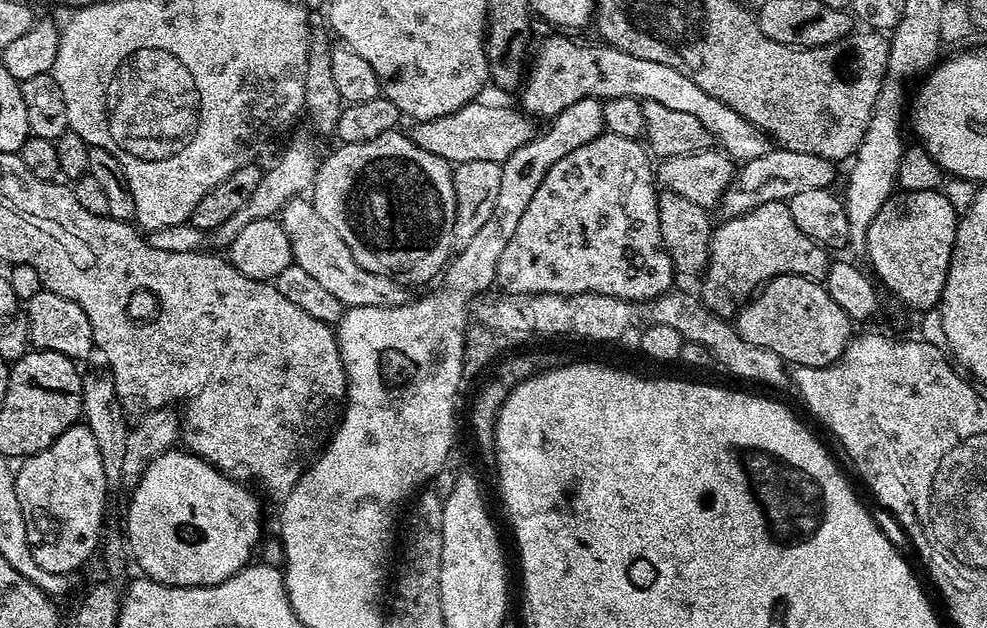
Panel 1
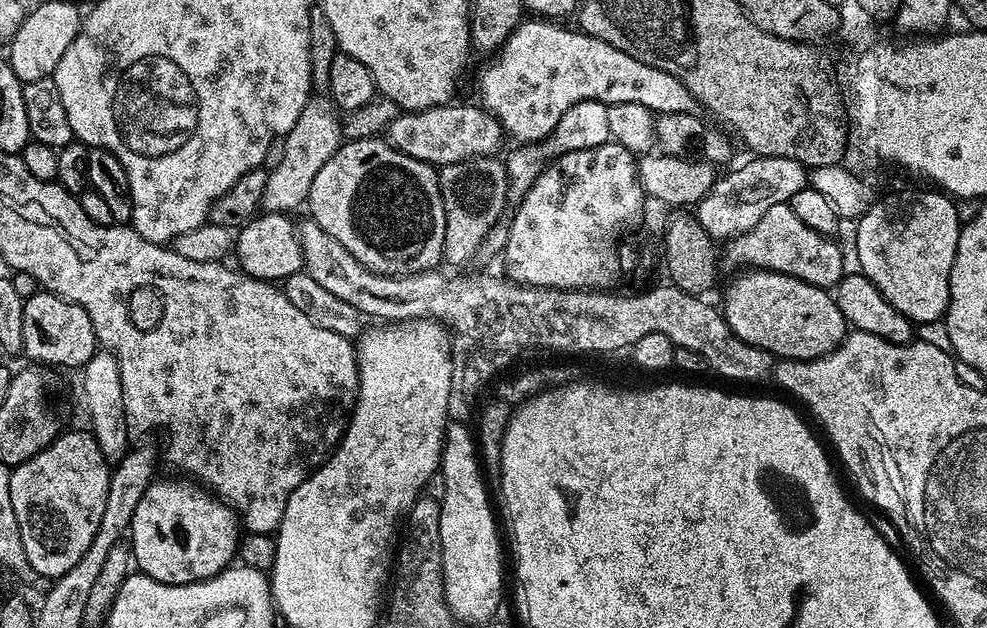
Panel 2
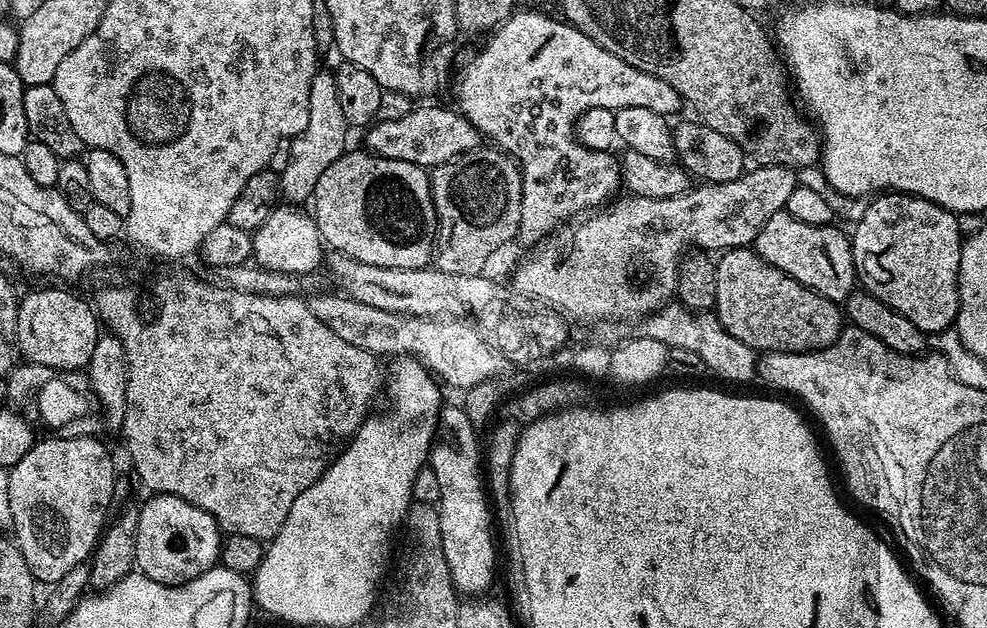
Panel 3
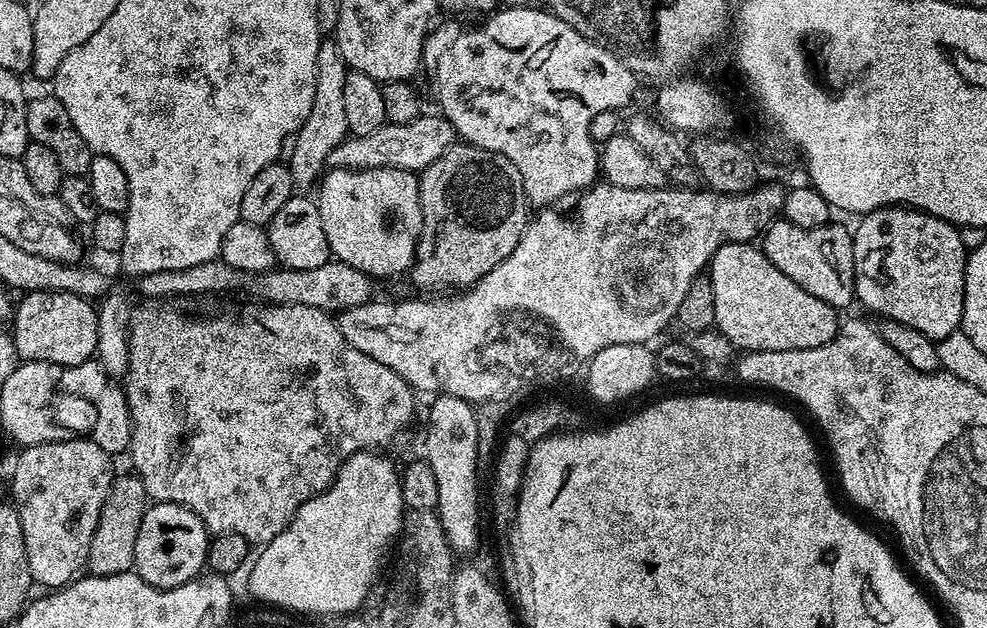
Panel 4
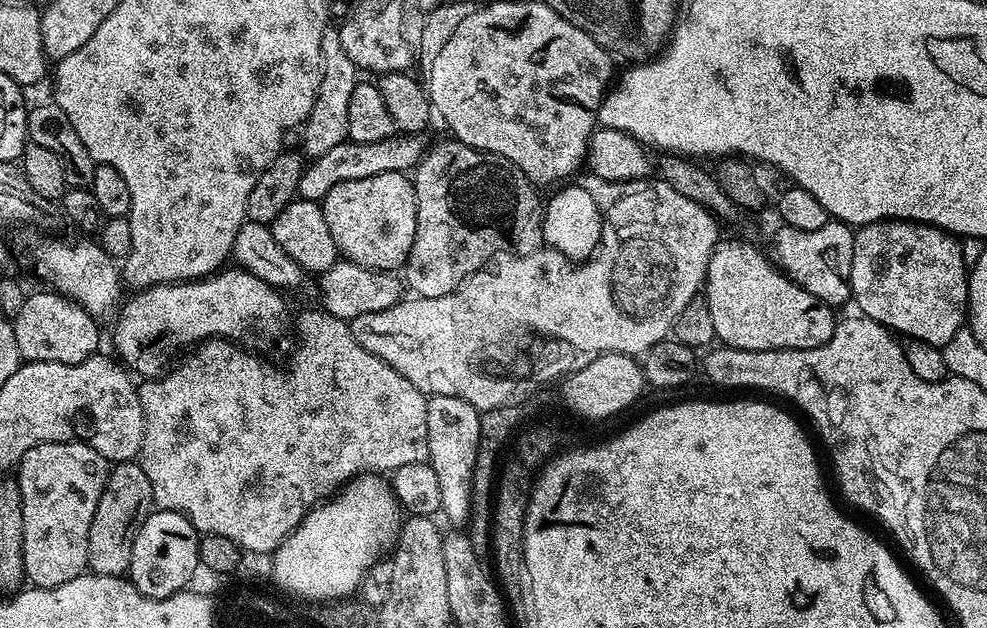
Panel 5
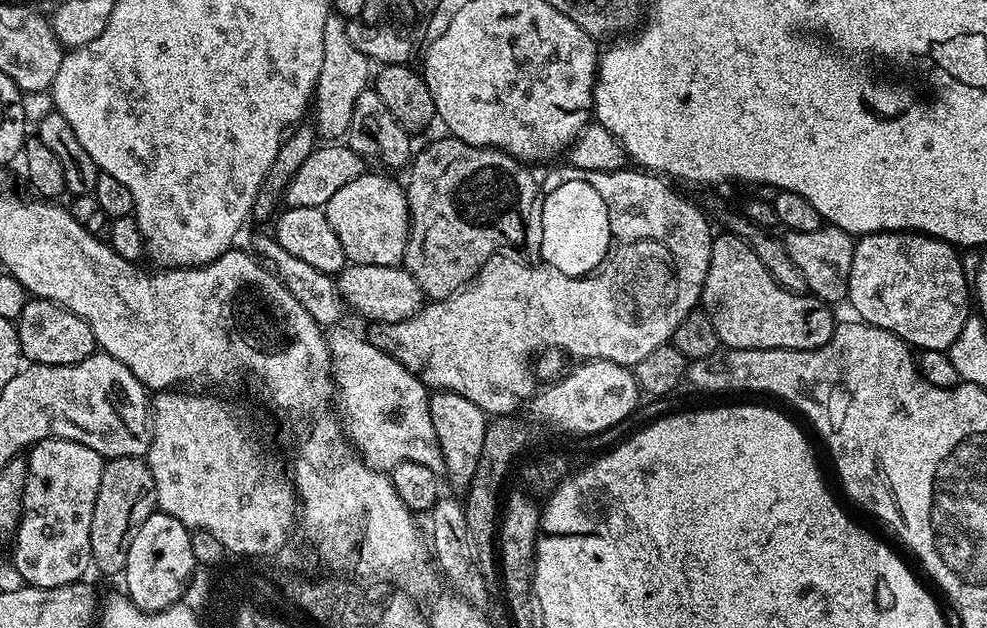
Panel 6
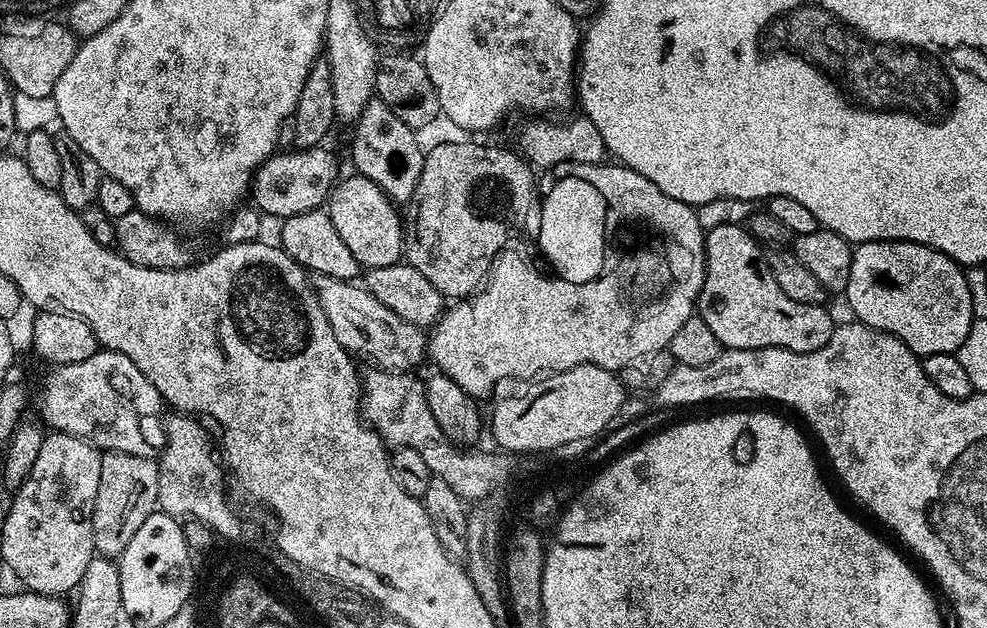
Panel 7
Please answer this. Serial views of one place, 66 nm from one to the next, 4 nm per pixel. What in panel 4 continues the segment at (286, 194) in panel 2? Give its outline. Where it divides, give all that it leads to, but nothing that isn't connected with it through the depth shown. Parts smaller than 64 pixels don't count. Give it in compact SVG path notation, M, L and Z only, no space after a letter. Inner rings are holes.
M325 39L318 50L314 106L310 106L310 118L306 118L306 122L294 137L296 145L292 148L290 167L293 181L297 185L312 183L315 185L328 168L330 150L334 150L334 146L338 146L349 135L346 126L346 109L342 99L342 86L346 84L346 74L349 71L348 65L344 63L344 59L340 57L340 52L336 48L335 39Z

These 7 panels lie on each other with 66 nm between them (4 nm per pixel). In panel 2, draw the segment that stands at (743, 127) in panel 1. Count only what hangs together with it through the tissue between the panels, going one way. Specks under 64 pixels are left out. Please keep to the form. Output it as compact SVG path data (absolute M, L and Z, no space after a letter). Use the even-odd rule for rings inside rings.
M544 18L525 19L504 41L492 61L497 60L480 76L483 107L517 143L539 143L544 134L556 128L570 106L582 101L597 100L606 105L638 102L657 114L701 111L694 94L674 74L624 56L622 50L587 36L582 30L571 32L556 24L559 23Z

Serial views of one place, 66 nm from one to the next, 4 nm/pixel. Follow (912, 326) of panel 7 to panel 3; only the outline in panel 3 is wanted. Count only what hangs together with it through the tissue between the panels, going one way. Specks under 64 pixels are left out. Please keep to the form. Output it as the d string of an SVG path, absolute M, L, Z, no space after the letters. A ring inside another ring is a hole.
M887 191L869 199L856 229L851 229L852 253L856 263L856 275L863 291L886 302L898 314L910 318L918 330L926 334L945 331L953 327L960 305L960 224L957 213L946 210L926 198L911 196L905 192Z

